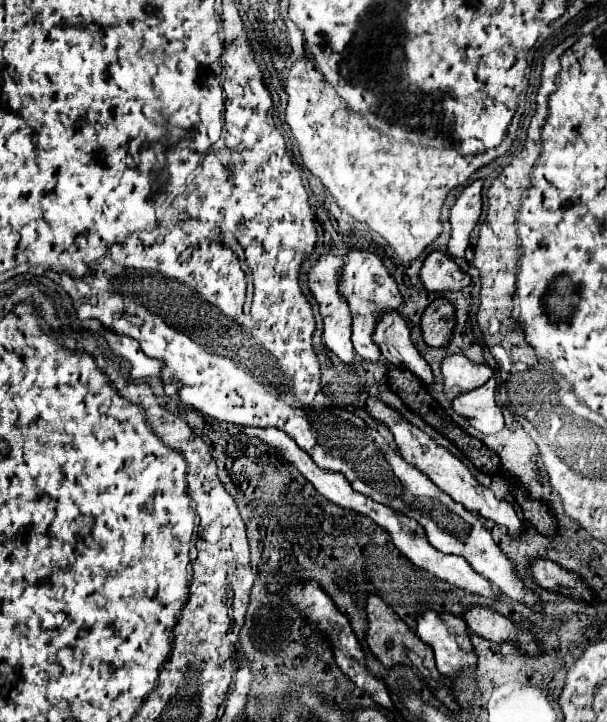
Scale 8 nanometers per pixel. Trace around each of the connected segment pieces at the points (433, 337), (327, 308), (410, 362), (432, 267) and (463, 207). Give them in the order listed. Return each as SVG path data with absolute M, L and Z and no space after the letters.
M444 297L434 299L430 303L430 307L426 309L426 313L422 315L424 341L430 347L448 347L448 343L454 335L454 327L456 327L454 305Z
M332 253L322 255L318 259L318 263L312 267L312 271L308 273L308 285L310 285L310 291L312 291L314 299L320 305L320 313L322 313L322 319L324 319L322 339L324 339L326 347L332 349L332 353L338 355L340 361L350 363L354 359L354 347L352 347L352 341L350 341L350 335L352 335L350 333L350 309L346 305L346 299L338 293L338 273L342 273L342 265L344 265L342 257L334 257Z
M396 311L382 315L374 331L374 341L378 343L382 355L390 365L412 371L424 385L434 383L434 375L428 361L414 347L410 339L410 329Z
M432 251L420 271L420 281L428 291L460 291L470 285L472 277L456 265L456 261L440 251Z
M478 179L468 185L460 197L456 199L450 211L450 225L452 225L452 257L464 257L468 249L468 239L472 229L476 227L480 213L482 213L482 187L484 181Z

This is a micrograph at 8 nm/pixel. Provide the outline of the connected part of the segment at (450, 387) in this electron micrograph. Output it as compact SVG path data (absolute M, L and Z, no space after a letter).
M450 355L442 361L444 375L444 391L448 399L454 399L478 385L484 385L490 377L494 377L494 369L484 363L474 363L466 355Z

